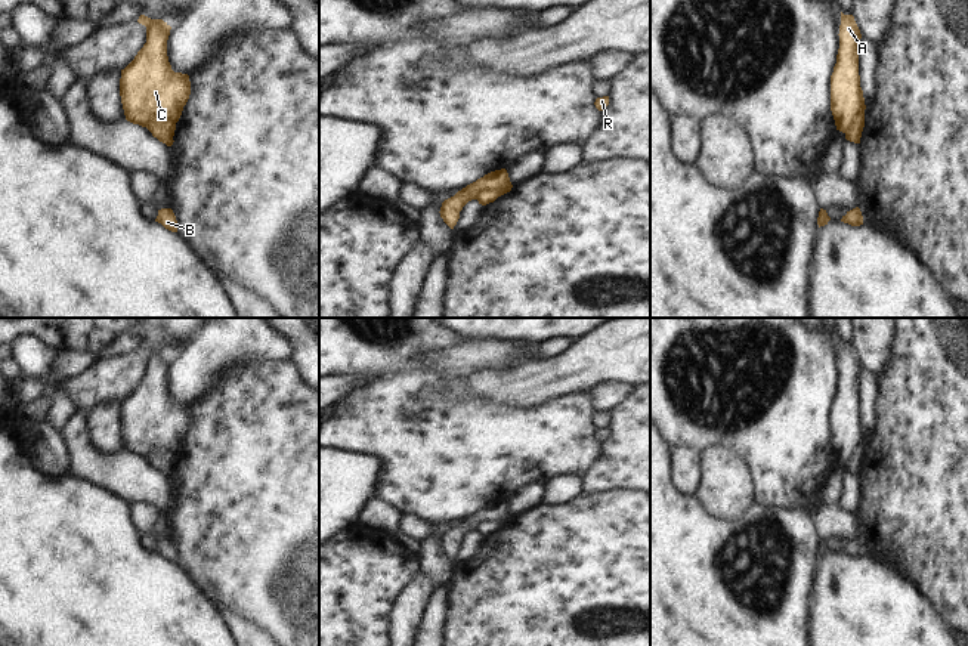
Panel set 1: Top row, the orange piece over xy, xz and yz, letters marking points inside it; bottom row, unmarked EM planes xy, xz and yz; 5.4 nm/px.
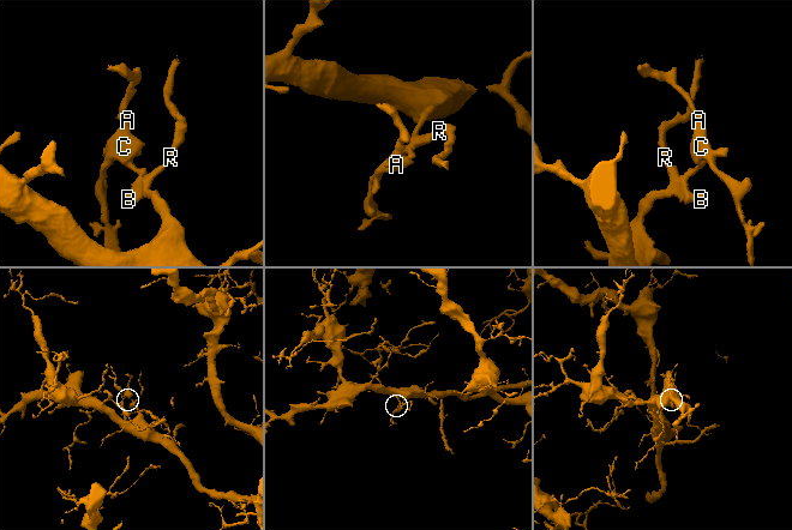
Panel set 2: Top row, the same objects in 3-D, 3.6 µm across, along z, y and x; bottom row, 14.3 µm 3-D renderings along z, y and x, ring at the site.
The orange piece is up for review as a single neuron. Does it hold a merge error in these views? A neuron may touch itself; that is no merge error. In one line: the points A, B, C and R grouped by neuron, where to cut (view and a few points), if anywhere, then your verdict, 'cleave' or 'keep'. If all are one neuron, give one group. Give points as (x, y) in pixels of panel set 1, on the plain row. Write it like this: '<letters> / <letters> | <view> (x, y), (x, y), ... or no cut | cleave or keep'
A C / B R | xy (175, 453), (152, 451), (147, 458) | cleave

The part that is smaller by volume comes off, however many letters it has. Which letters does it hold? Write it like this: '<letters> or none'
A, C

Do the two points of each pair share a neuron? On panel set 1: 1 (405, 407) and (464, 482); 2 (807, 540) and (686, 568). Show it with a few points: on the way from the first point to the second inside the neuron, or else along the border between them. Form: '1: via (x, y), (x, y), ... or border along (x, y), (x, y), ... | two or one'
1: via (411, 426), (445, 463) | one
2: via (778, 515), (764, 513), (744, 522), (716, 546) | one

